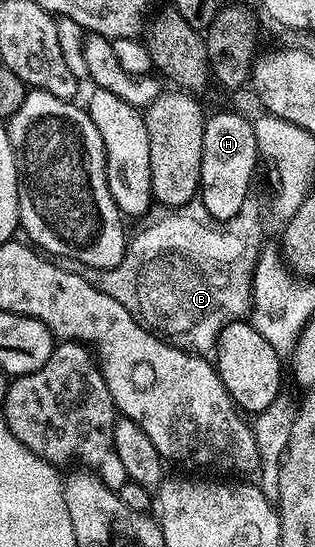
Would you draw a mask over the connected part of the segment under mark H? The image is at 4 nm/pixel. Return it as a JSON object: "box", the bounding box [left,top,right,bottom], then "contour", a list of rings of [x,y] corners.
{"box":[199,111,259,222],"contour":[[[233,111],[210,114],[203,129],[203,161],[201,162],[201,186],[199,198],[210,217],[225,222],[240,214],[250,198],[249,186],[259,167],[255,129],[252,122]]]}

